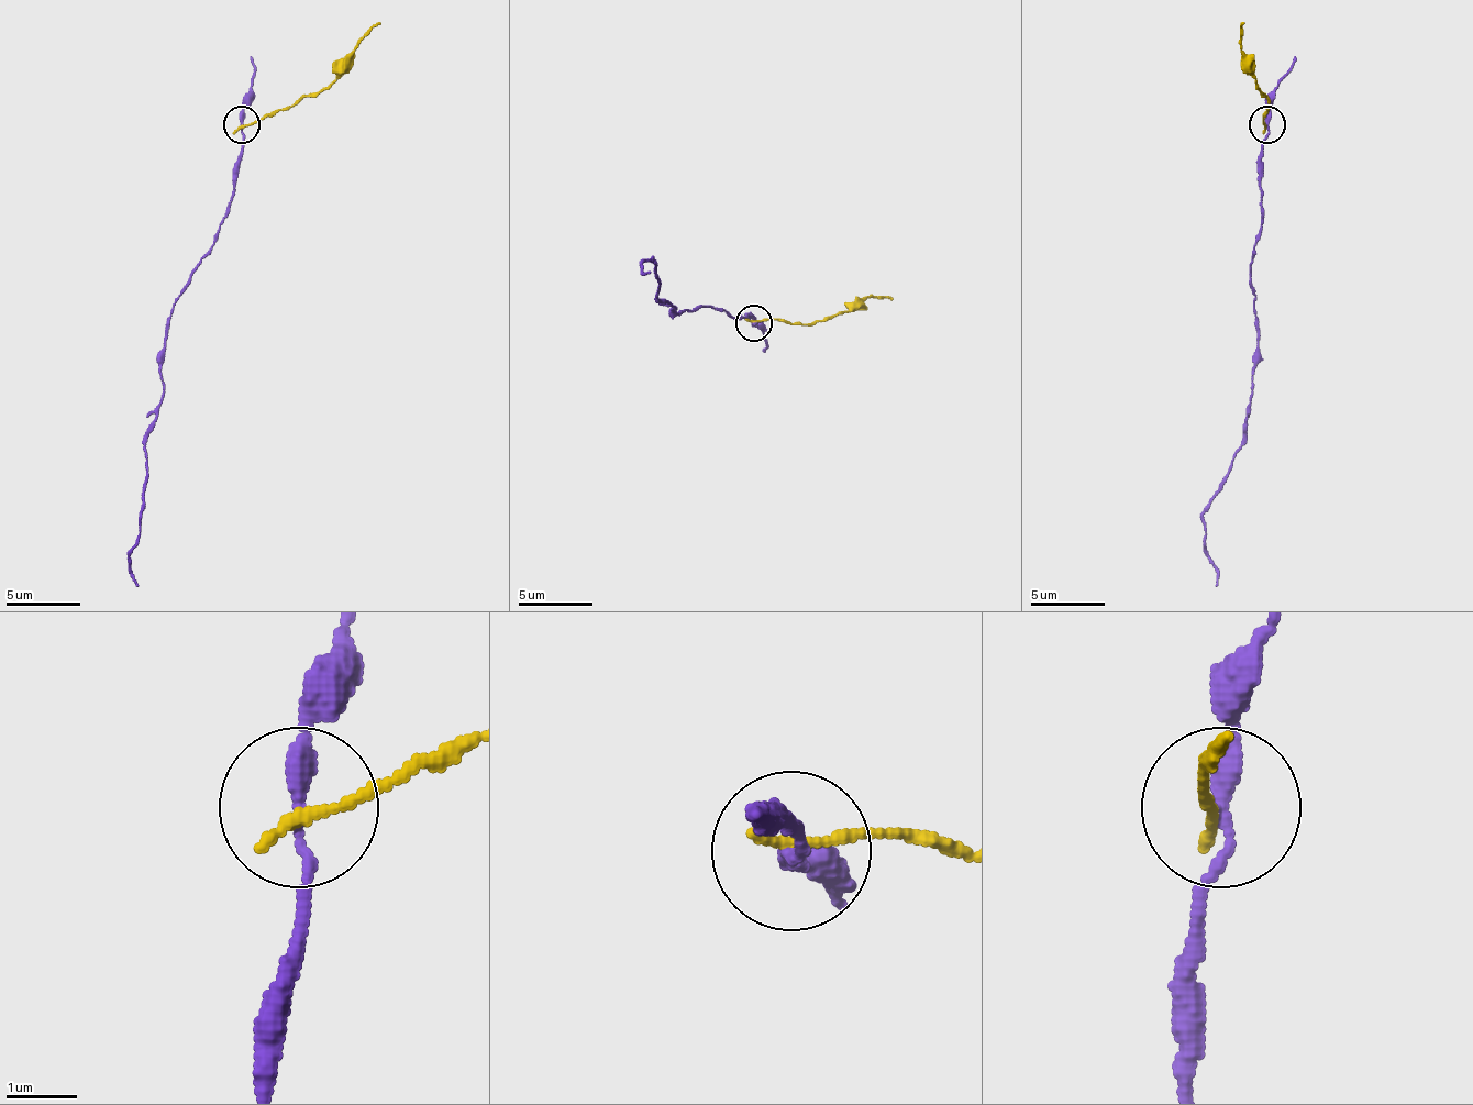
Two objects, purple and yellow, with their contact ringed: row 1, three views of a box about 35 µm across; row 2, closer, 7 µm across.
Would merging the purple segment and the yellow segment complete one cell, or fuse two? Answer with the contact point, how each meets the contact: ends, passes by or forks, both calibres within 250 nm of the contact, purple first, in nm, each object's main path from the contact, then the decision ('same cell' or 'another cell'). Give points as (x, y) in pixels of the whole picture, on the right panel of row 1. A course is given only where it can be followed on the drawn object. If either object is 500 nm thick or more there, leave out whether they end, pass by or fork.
place (1266, 124); purple passes by; yellow ends; calibres 220 and 170 nm; course purple (1266, 123), (1262, 217), (1251, 275), (1259, 342), (1243, 445), (1203, 516), (1203, 542), (1214, 568), (1214, 586); course yellow (1266, 123), (1262, 120), (1270, 109), (1254, 61), (1240, 46), (1243, 23); another cell

